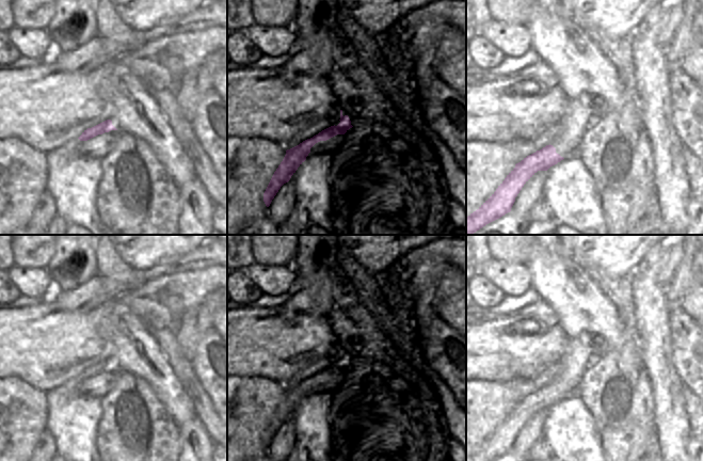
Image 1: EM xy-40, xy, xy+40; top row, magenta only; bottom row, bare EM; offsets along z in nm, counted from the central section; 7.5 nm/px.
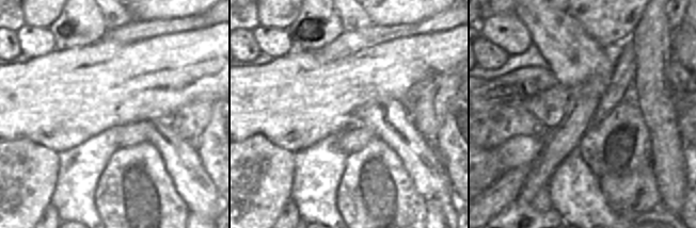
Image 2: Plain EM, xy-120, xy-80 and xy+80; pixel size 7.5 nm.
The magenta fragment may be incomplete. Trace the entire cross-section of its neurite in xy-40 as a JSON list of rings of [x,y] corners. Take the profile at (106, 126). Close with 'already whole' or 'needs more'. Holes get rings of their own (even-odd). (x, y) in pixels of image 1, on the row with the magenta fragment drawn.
[[[107,120],[92,128],[87,128],[78,138],[80,146],[78,150],[90,158],[102,160],[115,146],[121,131]]]; needs more

